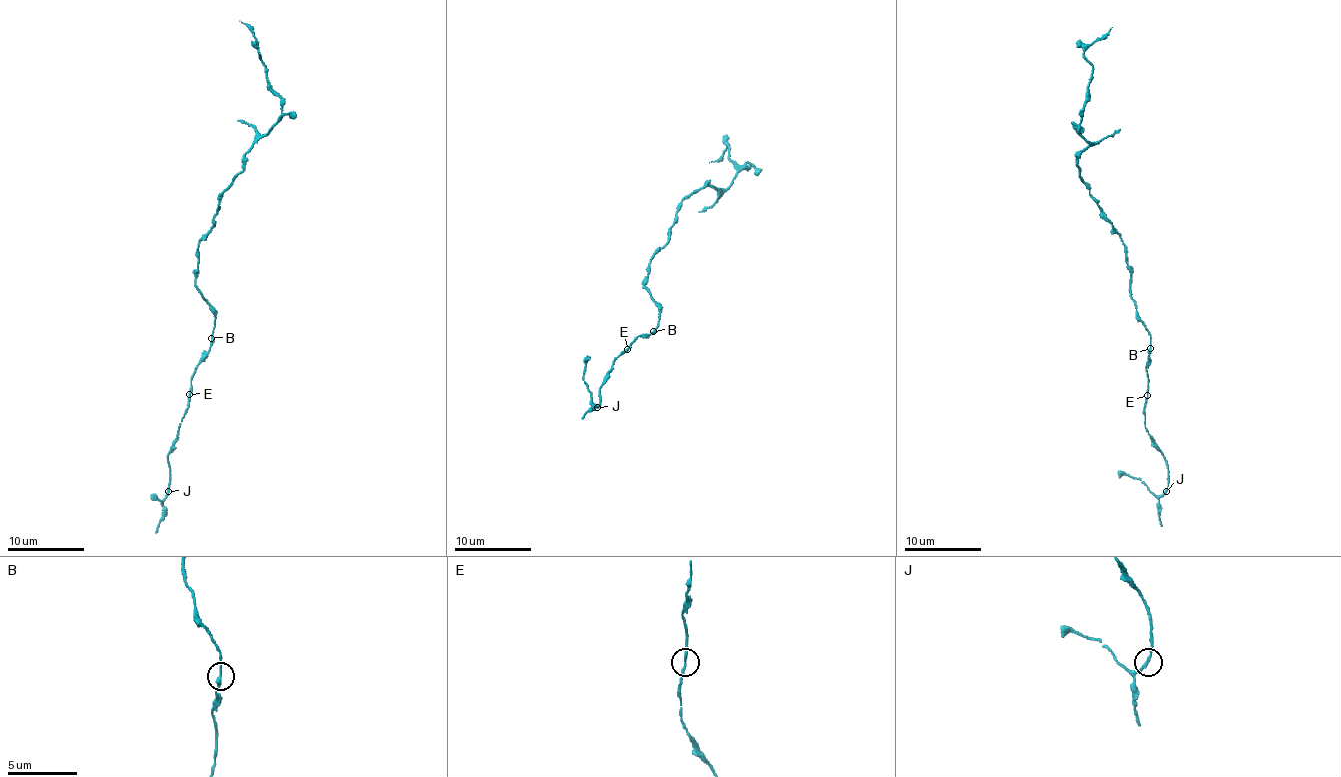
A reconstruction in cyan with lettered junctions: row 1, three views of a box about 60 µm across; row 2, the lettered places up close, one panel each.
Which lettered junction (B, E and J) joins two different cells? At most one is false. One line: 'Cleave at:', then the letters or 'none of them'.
Cleave at: none of them

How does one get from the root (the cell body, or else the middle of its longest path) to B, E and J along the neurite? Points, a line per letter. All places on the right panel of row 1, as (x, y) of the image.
B: (1126, 263), (1130, 271), (1130, 292), (1136, 313), (1148, 331), (1150, 348)
E: (1126, 263), (1130, 271), (1131, 298), (1150, 337), (1149, 366), (1145, 369), (1148, 394)
J: (1126, 263), (1131, 298), (1150, 337), (1144, 426), (1151, 444), (1166, 462), (1166, 491)

